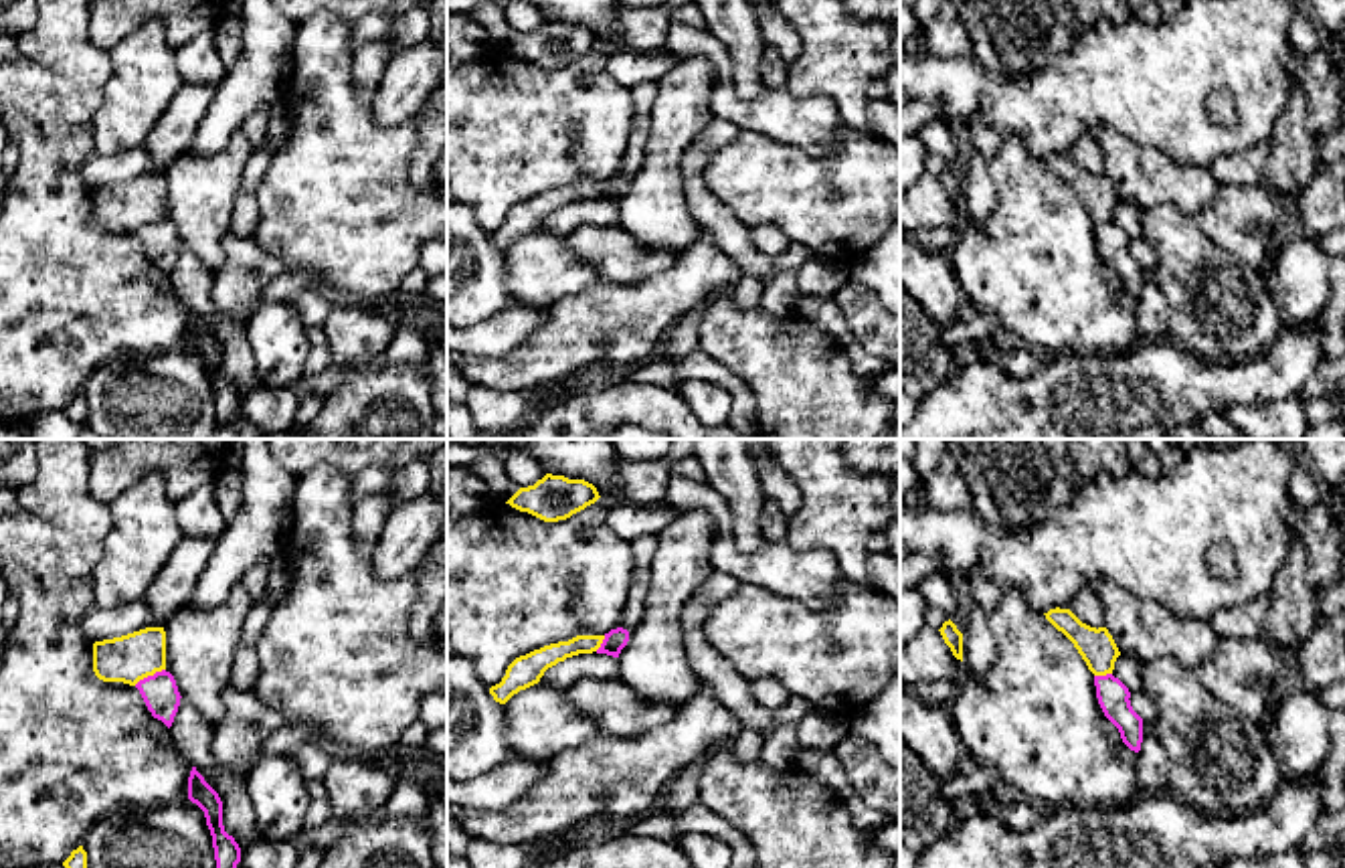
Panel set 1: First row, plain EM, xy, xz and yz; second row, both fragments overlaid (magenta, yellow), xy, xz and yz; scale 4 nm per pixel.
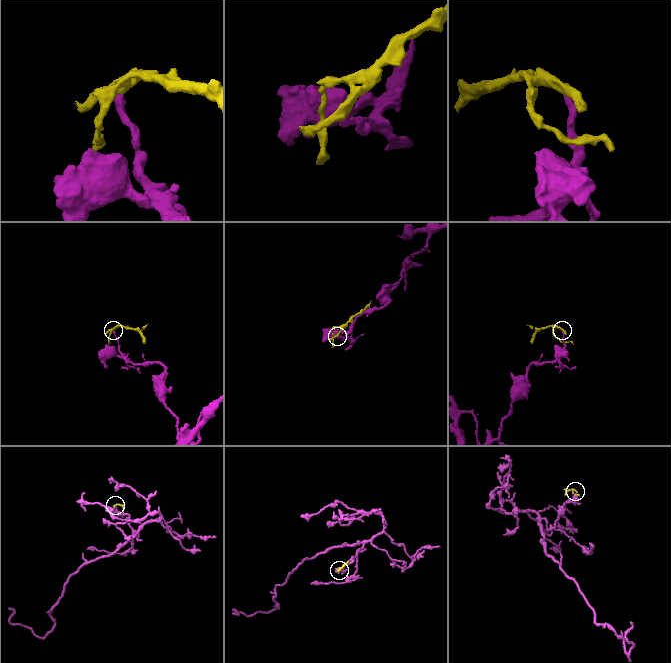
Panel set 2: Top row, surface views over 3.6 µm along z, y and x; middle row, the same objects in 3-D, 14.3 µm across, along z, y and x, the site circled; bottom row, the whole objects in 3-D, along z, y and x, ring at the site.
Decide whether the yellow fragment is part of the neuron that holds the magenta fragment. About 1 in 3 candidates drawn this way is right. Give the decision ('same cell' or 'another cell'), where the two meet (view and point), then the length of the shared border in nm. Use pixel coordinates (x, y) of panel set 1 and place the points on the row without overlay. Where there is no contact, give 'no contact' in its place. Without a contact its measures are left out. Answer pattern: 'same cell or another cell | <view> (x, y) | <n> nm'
another cell | xy (148, 223) | 140 nm

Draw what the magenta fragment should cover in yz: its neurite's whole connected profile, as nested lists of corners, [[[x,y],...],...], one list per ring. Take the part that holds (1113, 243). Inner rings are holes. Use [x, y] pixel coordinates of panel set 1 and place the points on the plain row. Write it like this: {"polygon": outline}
{"polygon": [[[1112,221],[1094,223],[1094,233],[1104,263],[1118,275],[1123,289],[1139,299],[1143,289],[1143,265],[1131,253],[1129,235]]]}

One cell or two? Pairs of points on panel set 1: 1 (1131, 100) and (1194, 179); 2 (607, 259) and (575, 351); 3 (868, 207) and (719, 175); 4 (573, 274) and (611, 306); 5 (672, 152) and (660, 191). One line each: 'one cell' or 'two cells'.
1: two cells
2: two cells
3: one cell
4: two cells
5: one cell

